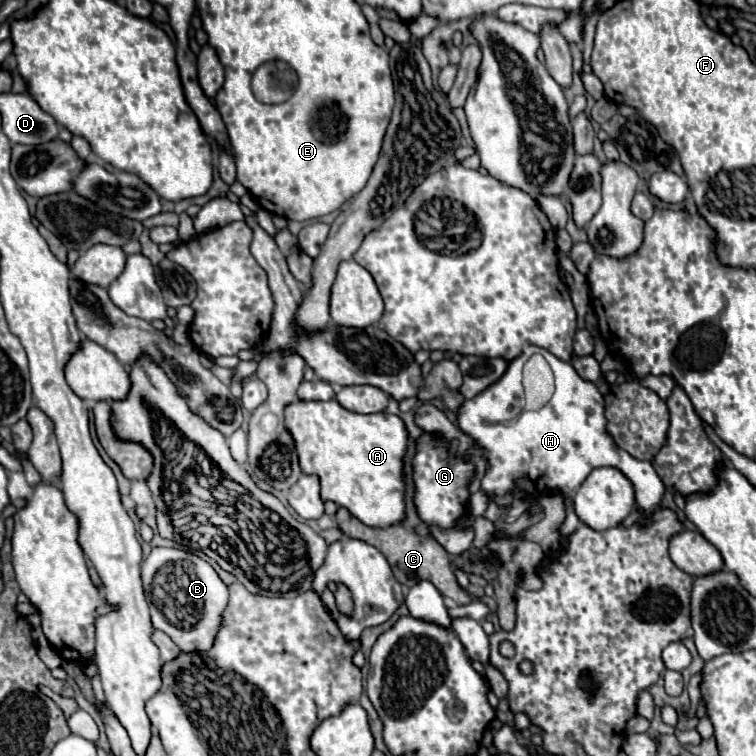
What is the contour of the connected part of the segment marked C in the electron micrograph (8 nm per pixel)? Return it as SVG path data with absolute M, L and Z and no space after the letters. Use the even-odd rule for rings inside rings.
M338 508L336 512L336 522L338 522L338 528L350 536L350 538L358 538L358 540L364 540L368 544L372 544L374 548L378 548L390 568L392 568L392 574L394 578L404 584L404 586L414 586L418 580L430 580L444 596L456 600L458 604L468 604L472 602L472 596L458 584L454 572L452 572L452 566L450 566L450 556L448 552L432 538L432 536L422 536L418 534L416 530L406 530L402 524L394 524L394 526L388 526L388 528L372 528L372 526L366 526L362 524L358 518L354 518L346 508Z

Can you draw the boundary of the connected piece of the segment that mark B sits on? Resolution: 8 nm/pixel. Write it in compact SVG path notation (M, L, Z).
M152 548L142 564L142 582L156 630L166 632L182 652L206 652L212 648L222 628L228 588L206 560L178 548Z

